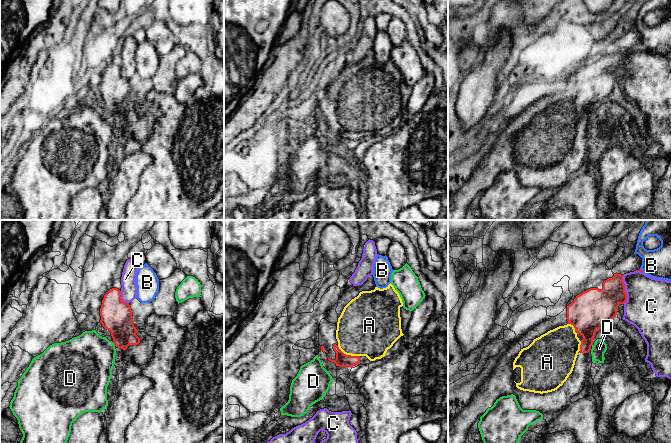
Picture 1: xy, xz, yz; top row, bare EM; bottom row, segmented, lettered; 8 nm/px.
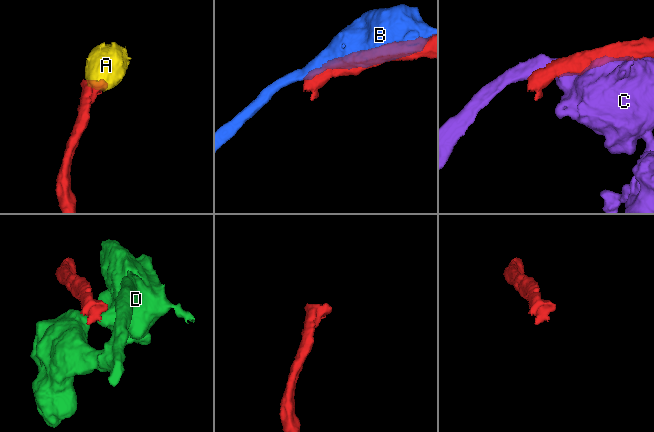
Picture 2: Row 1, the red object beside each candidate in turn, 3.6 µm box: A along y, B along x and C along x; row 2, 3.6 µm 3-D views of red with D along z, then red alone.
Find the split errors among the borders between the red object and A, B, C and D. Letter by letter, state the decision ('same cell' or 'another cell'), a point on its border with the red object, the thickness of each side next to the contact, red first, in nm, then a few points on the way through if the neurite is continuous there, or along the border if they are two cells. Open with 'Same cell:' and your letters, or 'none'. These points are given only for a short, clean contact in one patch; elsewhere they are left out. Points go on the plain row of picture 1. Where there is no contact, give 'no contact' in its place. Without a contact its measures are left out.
Same cell: A
A: same cell; meets red in xz at (348, 131); 110 nm thick on the red side, 440 nm on the other; runs through xz (342, 136), (348, 131), (353, 117), (363, 105)
B: another cell; meets red in yz at (642, 46); 20 nm thick on the red side, 220 nm on the other
C: another cell; meets red in yz at (624, 65); 280 nm thick on the red side, 360 nm on the other
D: another cell; meets red in xy at (114, 120); 260 nm thick on the red side, 420 nm on the other

